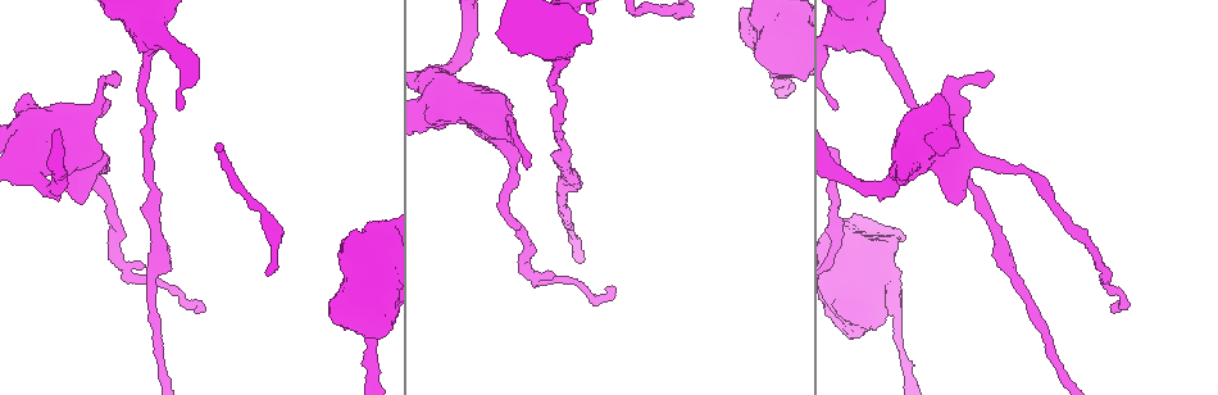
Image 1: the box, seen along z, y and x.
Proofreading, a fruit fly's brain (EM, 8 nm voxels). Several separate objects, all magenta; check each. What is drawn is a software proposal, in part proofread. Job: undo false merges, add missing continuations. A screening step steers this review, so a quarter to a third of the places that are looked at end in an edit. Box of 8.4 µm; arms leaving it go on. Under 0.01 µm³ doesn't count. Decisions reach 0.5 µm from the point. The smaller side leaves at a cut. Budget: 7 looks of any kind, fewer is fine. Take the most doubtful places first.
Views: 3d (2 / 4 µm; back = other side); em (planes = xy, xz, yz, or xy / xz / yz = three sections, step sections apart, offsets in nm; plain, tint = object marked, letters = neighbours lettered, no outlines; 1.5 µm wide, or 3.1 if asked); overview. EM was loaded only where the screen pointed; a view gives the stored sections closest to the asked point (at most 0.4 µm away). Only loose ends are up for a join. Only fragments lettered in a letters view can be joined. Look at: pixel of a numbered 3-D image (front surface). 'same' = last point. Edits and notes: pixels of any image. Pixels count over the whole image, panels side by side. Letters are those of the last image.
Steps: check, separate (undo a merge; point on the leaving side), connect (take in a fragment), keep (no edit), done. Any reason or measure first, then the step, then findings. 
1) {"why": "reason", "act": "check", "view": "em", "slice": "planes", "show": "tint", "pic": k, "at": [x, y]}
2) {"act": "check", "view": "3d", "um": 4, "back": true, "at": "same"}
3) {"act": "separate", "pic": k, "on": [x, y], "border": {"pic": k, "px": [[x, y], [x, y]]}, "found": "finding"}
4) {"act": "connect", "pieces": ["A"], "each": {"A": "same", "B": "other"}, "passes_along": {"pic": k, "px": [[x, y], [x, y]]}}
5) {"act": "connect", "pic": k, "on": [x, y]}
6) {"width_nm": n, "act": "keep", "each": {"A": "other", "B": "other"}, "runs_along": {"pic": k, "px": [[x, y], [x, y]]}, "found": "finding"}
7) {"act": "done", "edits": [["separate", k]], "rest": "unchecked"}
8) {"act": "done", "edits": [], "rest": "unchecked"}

{"why": "branch stops here", "act": "check", "view": "em", "slice": "planes", "show": "letters", "pic": 1, "at": [938, 95]}

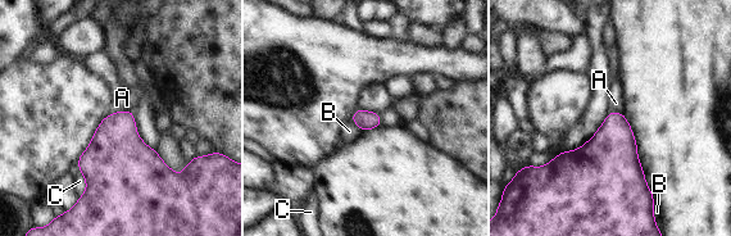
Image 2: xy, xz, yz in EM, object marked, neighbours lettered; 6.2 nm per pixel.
{"act": "keep", "each": {"A": "other", "B": "other", "C": "other"}, "border": {"pic": 2, "px": [[131, 110], [112, 113]]}, "found": "none of them fits"}

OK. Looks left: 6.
{"why": "branch stops here", "act": "check", "view": "3d", "um": 2, "pic": 1, "at": [80, 202]}

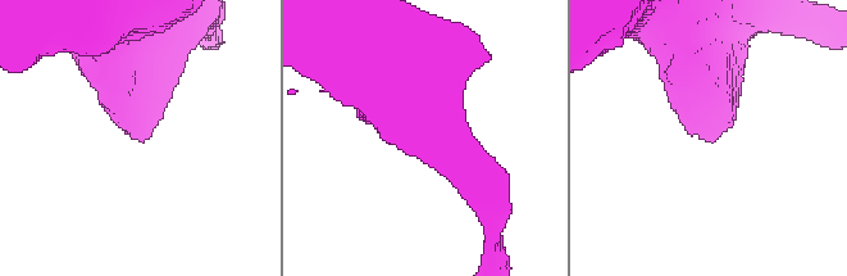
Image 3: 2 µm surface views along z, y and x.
{"why": "shape alone is not enough", "act": "check", "view": "em", "slice": "yz", "step": 4, "show": "letters", "pic": 3, "at": [137, 135]}

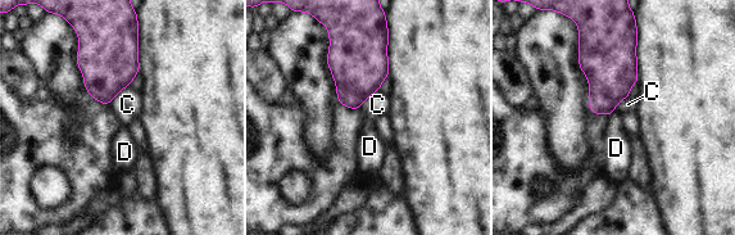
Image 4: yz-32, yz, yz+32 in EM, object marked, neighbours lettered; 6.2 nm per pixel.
{"act": "keep", "each": {"C": "other", "D": "other"}, "border": {"pic": 4, "px": [[613, 112], [608, 117]]}, "found": "no lettered fragment goes on from it"}

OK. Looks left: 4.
{"why": "branch stops here", "act": "check", "view": "3d", "um": 4, "pic": 1, "at": [358, 331]}

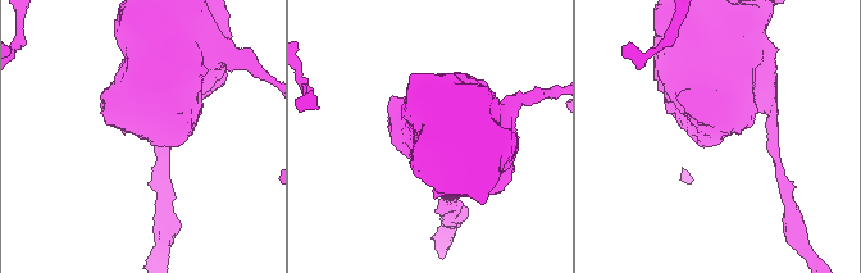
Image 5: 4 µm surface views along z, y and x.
{"act": "check", "view": "em", "slice": "xz", "step": 4, "show": "tint", "pic": 5, "at": [722, 138]}

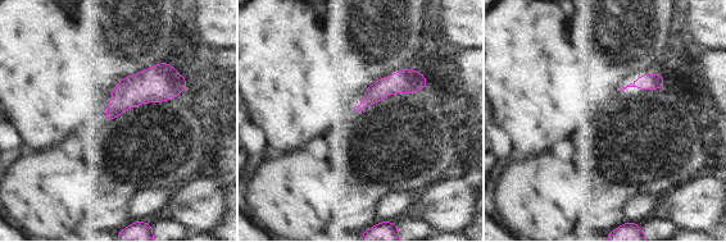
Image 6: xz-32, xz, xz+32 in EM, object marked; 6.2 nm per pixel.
{"why": "cut it another way", "act": "check", "view": "em", "slice": "planes", "show": "letters", "at": "same"}

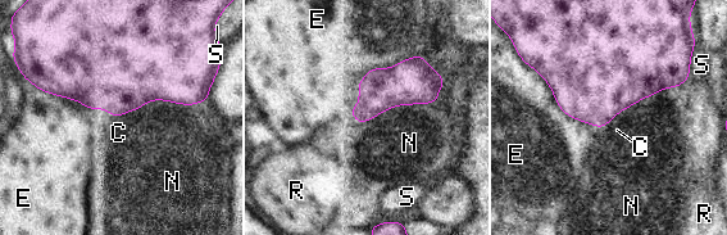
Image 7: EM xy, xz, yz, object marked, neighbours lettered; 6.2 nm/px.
{"act": "keep", "each": {"C": "other", "E": "other", "N": "other", "R": "other", "S": "other"}, "border": {"pic": 7, "px": [[208, 94], [110, 116]]}, "found": "none of them fits"}

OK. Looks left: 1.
{"act": "done", "edits": [], "rest": "unchecked"}

